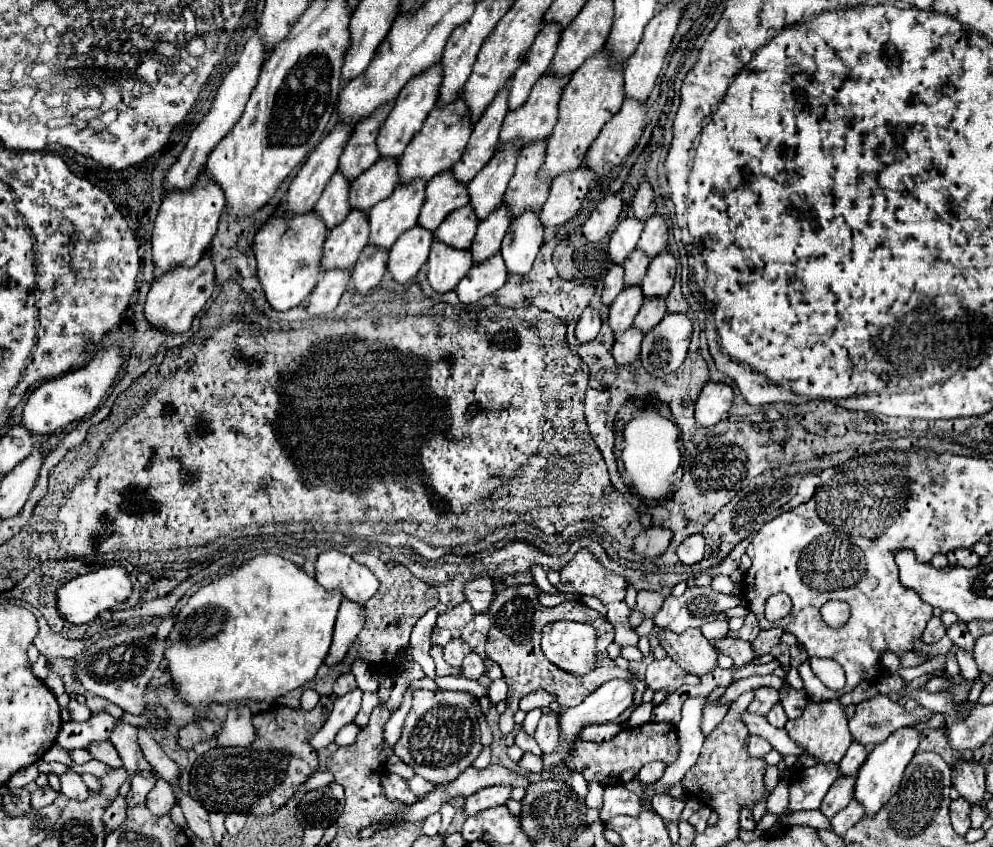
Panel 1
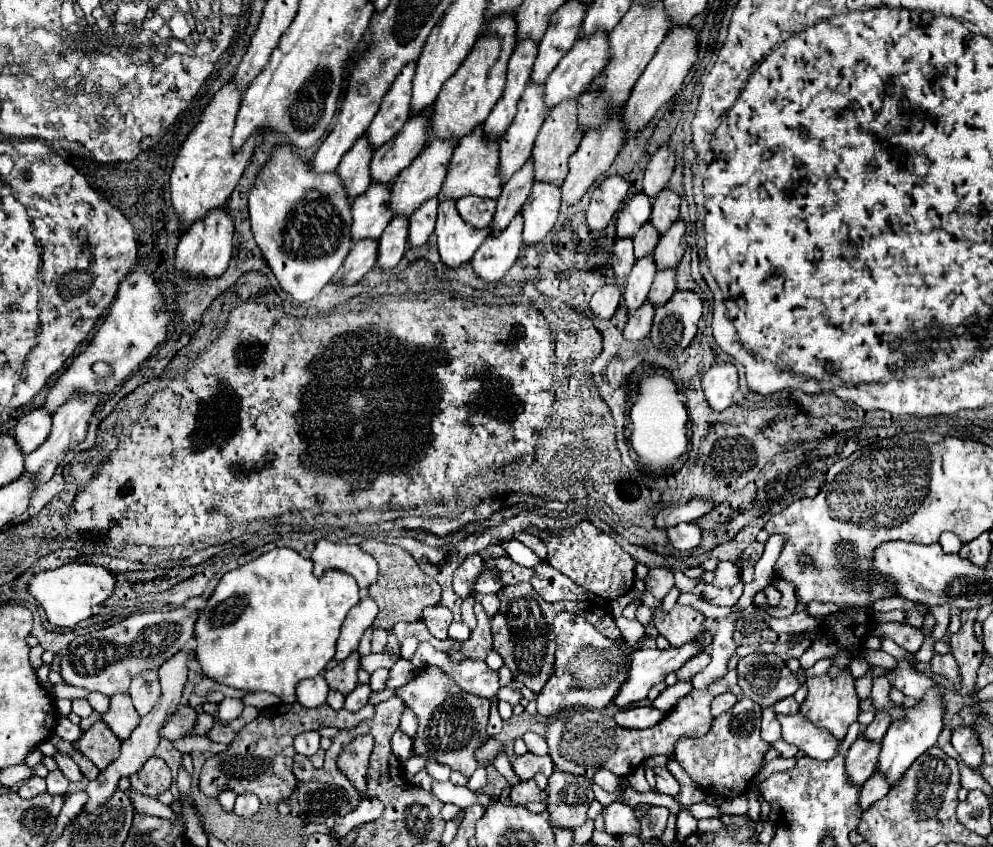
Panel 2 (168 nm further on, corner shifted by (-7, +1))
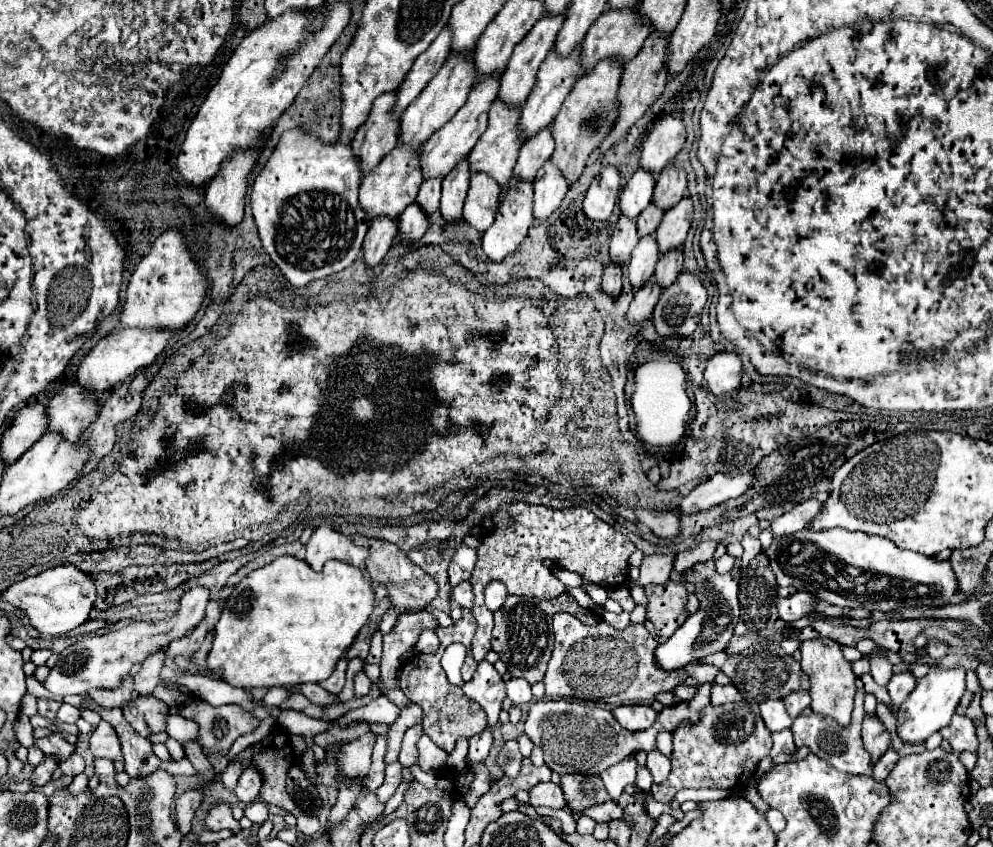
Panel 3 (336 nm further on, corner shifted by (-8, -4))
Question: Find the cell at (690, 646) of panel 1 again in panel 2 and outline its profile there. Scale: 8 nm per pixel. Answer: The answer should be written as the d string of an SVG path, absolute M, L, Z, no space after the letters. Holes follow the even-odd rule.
M675 604L669 612L657 608L653 612L653 624L657 626L659 634L671 642L671 646L681 646L689 640L701 638L705 628L705 616L693 606Z

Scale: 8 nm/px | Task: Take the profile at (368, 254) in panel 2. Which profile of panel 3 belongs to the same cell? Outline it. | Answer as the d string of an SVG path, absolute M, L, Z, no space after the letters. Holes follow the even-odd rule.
M376 217L362 245L362 261L366 263L366 267L376 267L382 263L384 255L392 247L394 237L396 237L396 221L390 217Z

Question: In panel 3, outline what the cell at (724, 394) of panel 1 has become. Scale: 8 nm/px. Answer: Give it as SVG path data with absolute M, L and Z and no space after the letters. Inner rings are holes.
M716 353L704 371L708 381L708 389L712 395L728 395L740 387L742 377L742 361L736 353Z

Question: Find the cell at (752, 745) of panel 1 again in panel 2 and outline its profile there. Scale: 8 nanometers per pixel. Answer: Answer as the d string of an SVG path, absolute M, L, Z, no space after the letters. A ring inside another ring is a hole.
M763 708L763 724L761 724L761 738L769 744L781 738L779 732L779 720L775 720L775 710L773 708Z

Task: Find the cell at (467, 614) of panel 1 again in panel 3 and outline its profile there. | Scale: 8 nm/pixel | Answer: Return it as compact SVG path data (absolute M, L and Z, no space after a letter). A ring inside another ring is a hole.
M428 611L418 613L404 613L398 617L394 629L384 635L384 653L382 653L382 669L394 671L400 667L400 655L408 649L412 649L420 633L424 629L438 629L438 621Z

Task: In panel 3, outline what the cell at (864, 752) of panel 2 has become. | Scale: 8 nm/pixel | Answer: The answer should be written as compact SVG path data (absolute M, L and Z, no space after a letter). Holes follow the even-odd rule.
M864 717L862 723L862 741L864 741L864 749L870 753L872 763L876 763L884 751L888 751L890 747L890 733L886 731L886 727L878 721L878 717Z

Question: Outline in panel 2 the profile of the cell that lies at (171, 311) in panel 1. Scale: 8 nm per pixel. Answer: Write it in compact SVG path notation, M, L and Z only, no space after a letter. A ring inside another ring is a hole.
M221 208L221 212L213 212L211 216L207 216L207 220L197 220L179 240L175 266L181 272L195 274L197 278L221 276L231 260L233 232L235 232L235 226L233 226L233 220L231 220L231 214L227 208Z

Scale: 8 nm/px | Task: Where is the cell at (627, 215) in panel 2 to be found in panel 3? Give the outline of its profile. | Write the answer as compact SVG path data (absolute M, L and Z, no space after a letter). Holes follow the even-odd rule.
M638 169L626 183L626 187L620 193L620 211L628 219L638 219L638 215L652 203L654 193L654 177Z

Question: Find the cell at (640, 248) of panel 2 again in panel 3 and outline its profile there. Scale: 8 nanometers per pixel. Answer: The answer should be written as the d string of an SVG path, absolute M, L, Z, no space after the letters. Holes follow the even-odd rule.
M650 205L648 209L644 209L644 213L640 213L640 217L636 219L636 225L638 225L638 237L648 237L648 235L654 235L660 221L662 221L662 211L656 209L656 205Z

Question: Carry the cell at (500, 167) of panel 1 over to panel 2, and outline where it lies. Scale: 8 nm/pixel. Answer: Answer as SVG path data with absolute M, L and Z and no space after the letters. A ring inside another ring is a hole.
M527 84L519 106L517 116L513 118L507 134L501 140L501 164L499 176L509 180L531 156L535 136L547 116L547 108L543 108L543 84Z

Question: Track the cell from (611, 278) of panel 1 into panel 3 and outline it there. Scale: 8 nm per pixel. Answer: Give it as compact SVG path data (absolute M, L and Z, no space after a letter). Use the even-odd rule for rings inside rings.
M620 217L618 225L614 227L612 239L610 239L610 259L614 265L628 265L630 255L638 243L636 235L636 223L628 221L626 217Z

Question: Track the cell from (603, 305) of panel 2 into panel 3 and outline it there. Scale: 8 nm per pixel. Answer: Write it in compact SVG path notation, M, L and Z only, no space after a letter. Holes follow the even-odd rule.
M608 265L602 275L602 291L612 297L614 301L620 297L622 291L622 269L616 265Z

